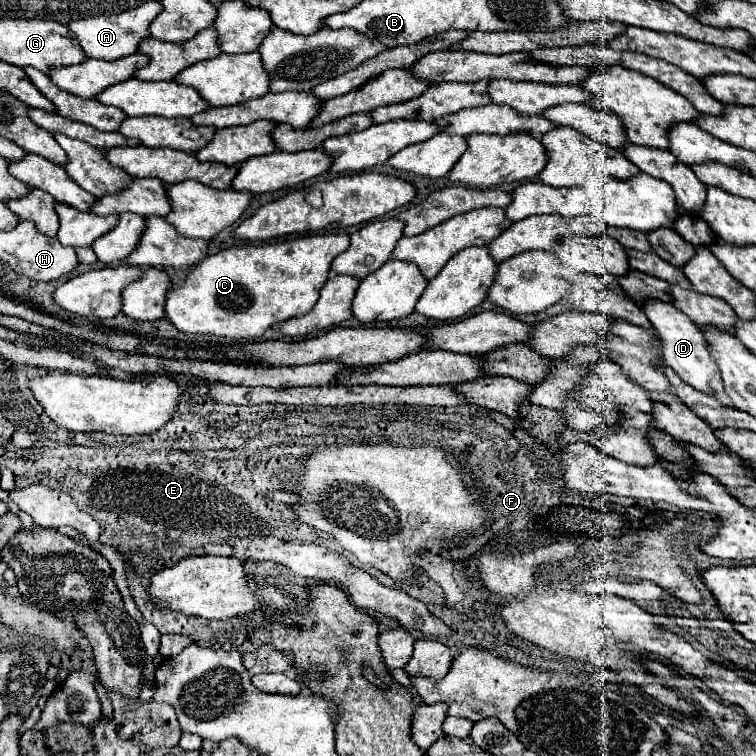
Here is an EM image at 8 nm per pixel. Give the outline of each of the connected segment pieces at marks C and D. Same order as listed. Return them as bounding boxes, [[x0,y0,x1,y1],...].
[[167,234,349,340],[643,300,735,408]]

